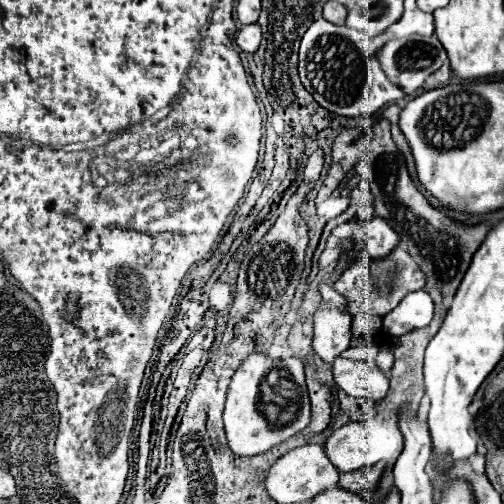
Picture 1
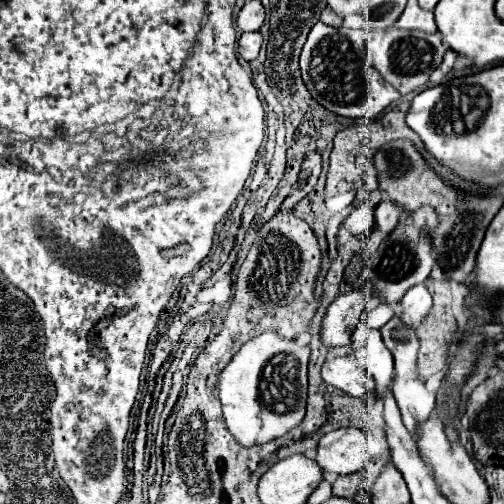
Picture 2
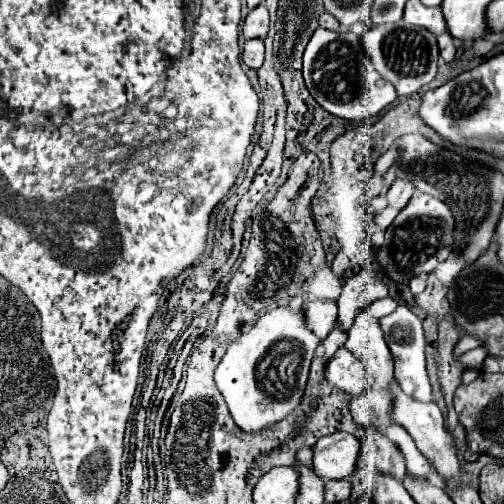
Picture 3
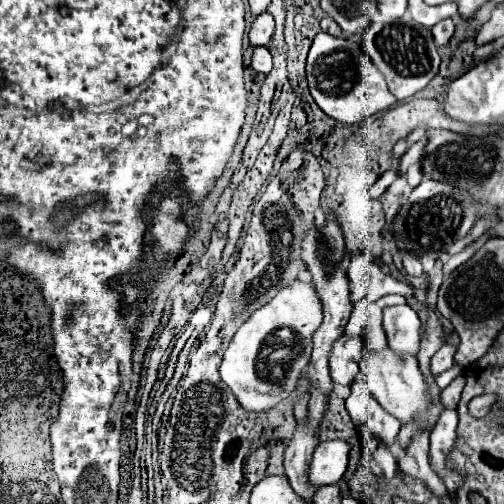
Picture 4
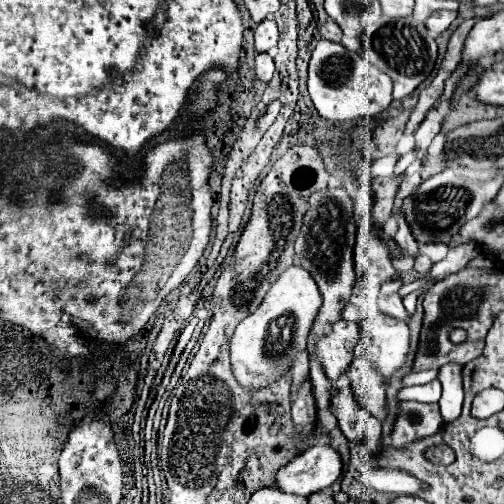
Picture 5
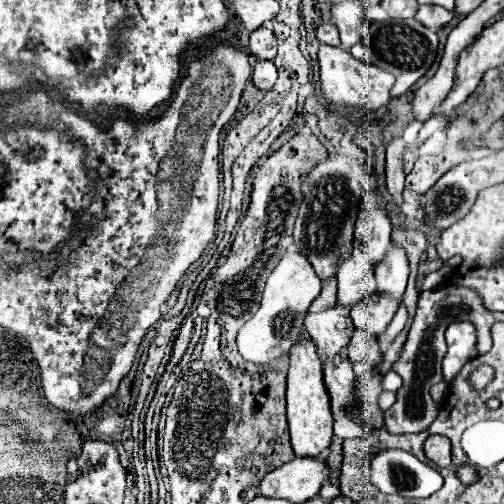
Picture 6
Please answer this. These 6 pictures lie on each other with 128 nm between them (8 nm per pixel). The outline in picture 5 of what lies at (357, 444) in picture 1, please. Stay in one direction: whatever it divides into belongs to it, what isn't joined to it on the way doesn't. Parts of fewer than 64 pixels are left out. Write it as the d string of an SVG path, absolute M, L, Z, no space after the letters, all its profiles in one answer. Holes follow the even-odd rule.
M316 444L278 470L276 486L284 492L310 496L330 488L342 474L340 454L330 444Z

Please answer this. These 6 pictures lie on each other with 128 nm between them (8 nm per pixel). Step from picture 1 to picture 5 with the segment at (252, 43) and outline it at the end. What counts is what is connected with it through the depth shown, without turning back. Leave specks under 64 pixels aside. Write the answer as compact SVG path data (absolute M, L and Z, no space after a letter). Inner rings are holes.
M258 54L256 56L256 76L262 80L262 82L270 82L274 74L274 62L270 58L270 54Z

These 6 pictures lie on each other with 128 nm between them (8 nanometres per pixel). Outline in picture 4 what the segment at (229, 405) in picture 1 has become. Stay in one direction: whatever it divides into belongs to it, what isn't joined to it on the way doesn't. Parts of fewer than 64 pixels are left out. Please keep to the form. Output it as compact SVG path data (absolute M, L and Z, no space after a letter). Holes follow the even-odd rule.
M294 280L292 284L284 286L266 306L258 308L238 328L230 346L224 352L220 364L220 378L224 380L224 384L228 384L238 404L246 412L266 412L284 398L292 396L292 392L298 388L298 380L304 376L304 368L308 366L308 356L312 352L312 336L316 334L316 328L320 328L320 320L322 320L322 304L316 298L314 286L308 282Z

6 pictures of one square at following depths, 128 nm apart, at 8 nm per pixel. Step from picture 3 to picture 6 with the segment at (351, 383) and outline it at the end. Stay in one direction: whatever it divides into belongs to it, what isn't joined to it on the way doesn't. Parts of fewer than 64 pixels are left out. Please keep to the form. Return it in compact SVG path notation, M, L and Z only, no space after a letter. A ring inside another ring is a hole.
M340 306L320 314L306 314L304 326L312 336L322 362L330 362L334 356L346 350L354 334L350 310Z

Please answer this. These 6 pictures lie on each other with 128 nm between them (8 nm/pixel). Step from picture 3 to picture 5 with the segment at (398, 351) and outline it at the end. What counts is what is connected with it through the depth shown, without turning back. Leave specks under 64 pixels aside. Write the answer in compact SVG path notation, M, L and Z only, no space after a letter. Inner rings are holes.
M400 278L398 280L392 280L392 282L386 282L380 290L380 300L378 300L378 306L380 306L380 312L390 316L390 318L396 318L396 320L404 320L408 322L410 316L406 312L406 308L402 306L402 298L396 294L398 288L402 286Z

